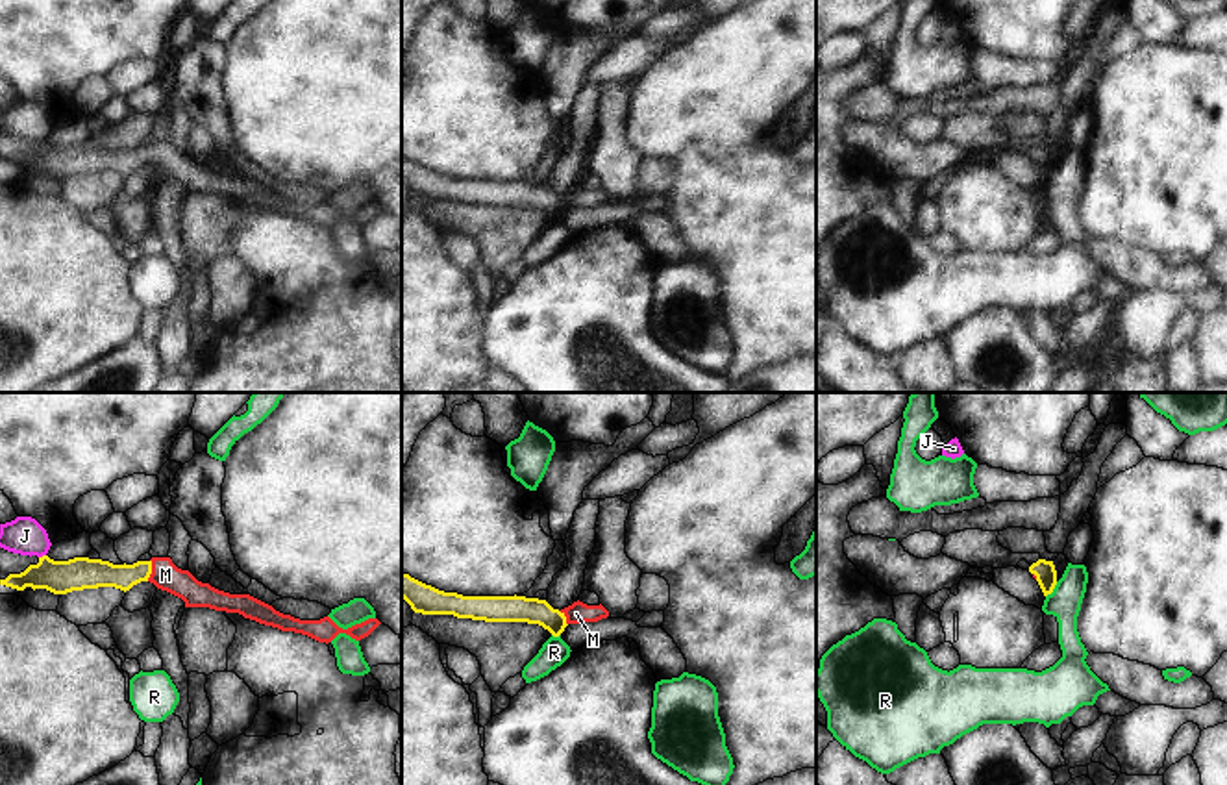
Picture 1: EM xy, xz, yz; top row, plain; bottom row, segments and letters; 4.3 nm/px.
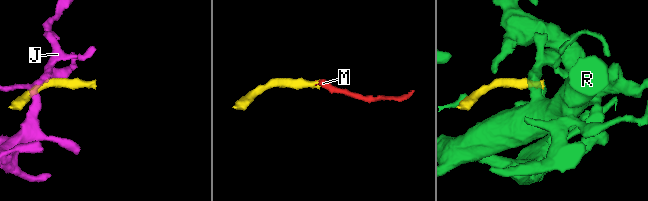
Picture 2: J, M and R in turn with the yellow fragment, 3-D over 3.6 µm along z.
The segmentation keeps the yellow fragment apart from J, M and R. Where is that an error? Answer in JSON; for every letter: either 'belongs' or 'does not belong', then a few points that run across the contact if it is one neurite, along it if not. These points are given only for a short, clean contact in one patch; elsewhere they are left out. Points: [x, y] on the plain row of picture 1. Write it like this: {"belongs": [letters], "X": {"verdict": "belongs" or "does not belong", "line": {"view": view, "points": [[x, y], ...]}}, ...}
{"belongs": ["M"], "J": {"verdict": "does not belong", "line": {"view": "xy", "points": [[45, 139], [39, 143]]}}, "M": {"verdict": "belongs", "line": {"view": "xy", "points": [[93, 158], [150, 156], [165, 160]]}}, "R": {"verdict": "does not belong", "line": {"view": "yz", "points": [[1057, 167], [1046, 182]]}}}

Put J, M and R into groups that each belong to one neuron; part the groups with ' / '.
J / M / R

